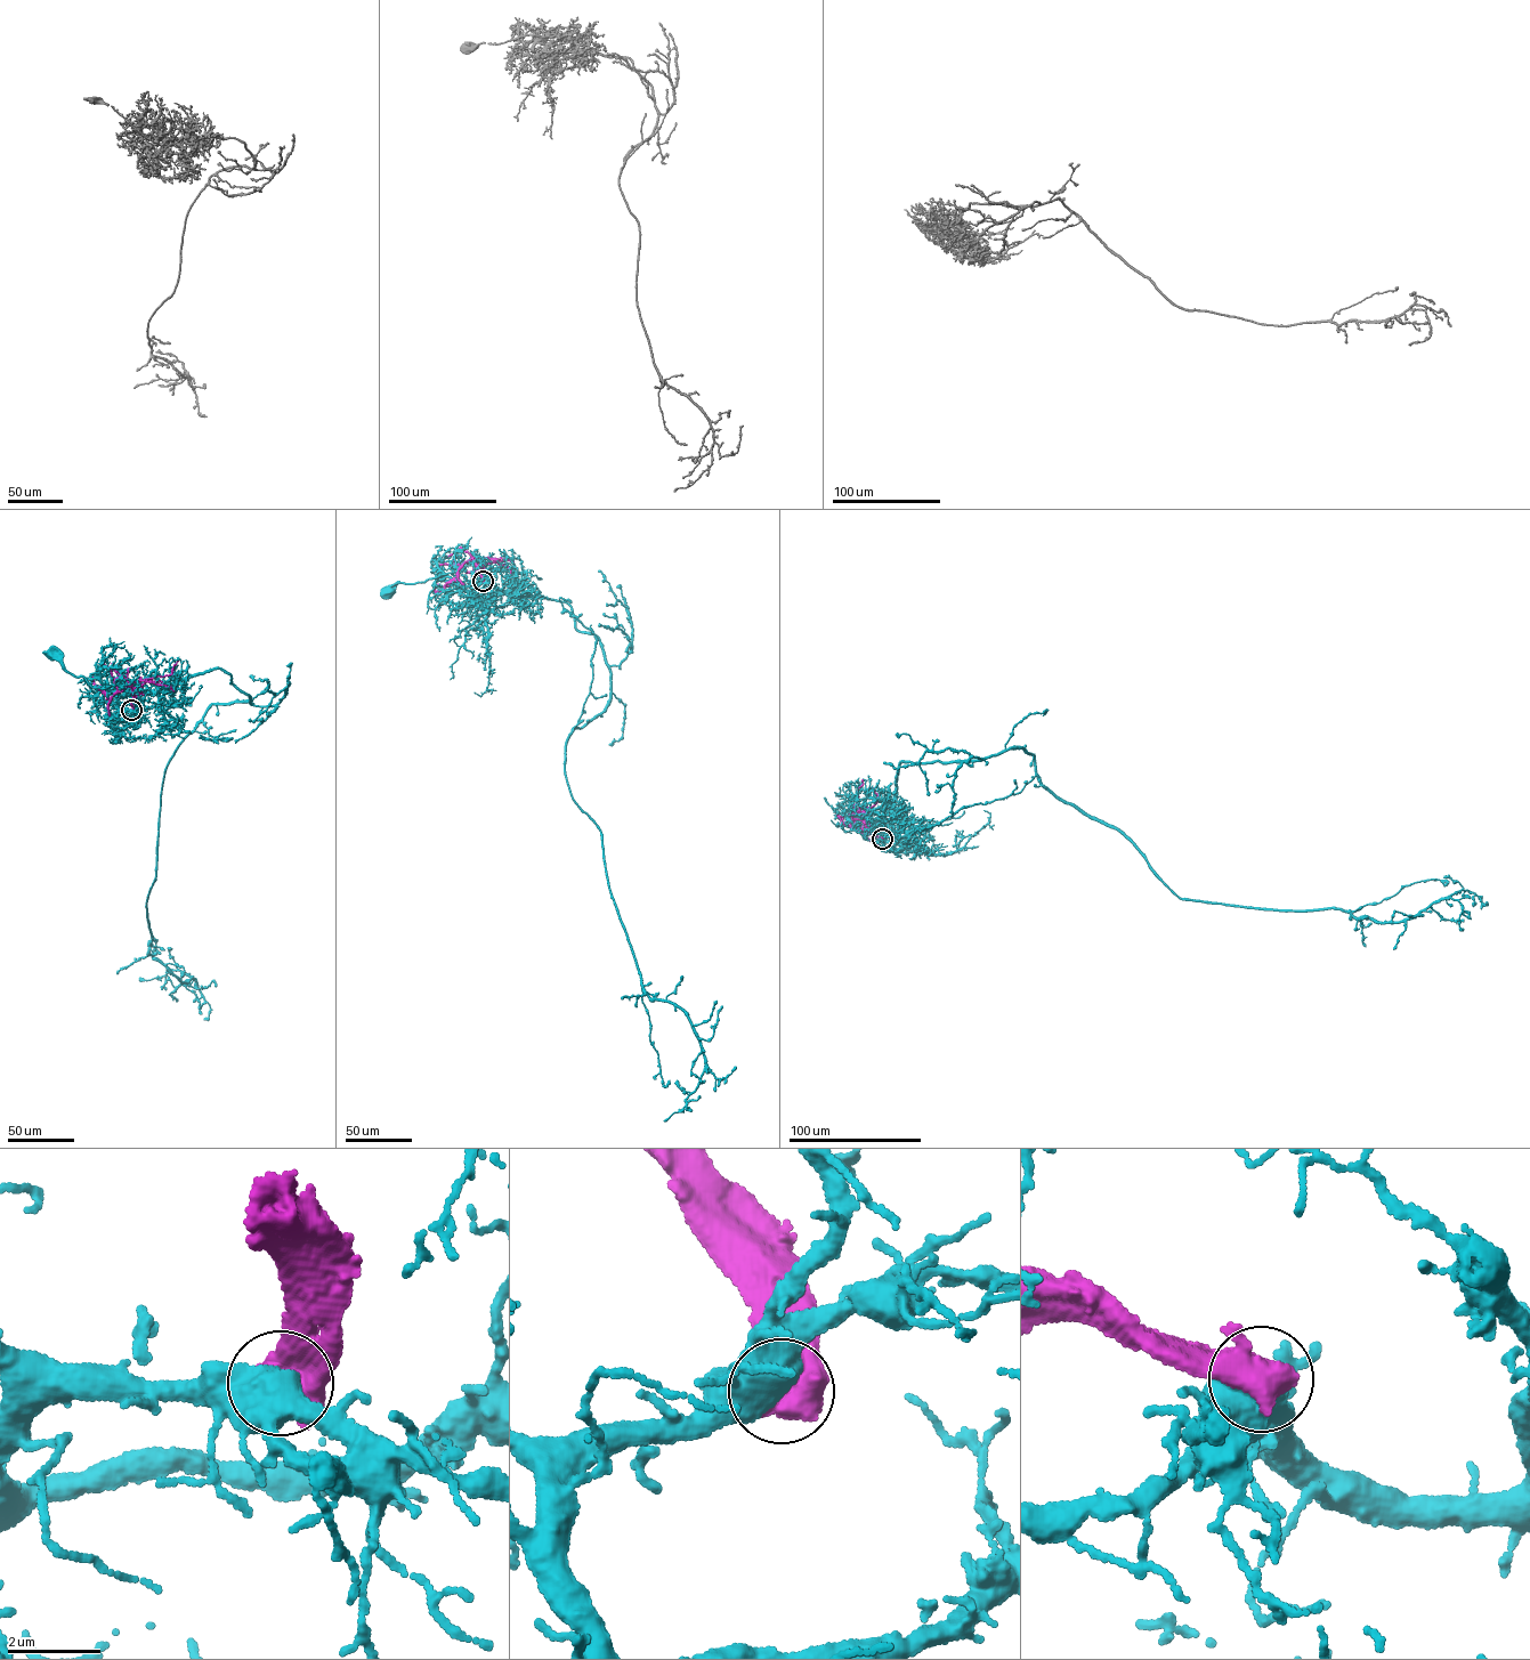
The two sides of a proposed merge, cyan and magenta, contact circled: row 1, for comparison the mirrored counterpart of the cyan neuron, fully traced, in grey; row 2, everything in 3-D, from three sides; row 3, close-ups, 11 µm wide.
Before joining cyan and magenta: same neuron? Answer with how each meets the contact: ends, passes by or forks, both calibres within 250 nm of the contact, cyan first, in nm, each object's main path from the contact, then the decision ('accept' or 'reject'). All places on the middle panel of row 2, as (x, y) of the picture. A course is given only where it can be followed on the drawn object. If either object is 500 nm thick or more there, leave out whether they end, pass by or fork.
850/850 nm | cyan via (483, 581), (475, 591), (468, 591), (488, 596), (462, 585), (451, 573), (424, 582), (397, 583), (390, 593) | magenta via (483, 581), (480, 566), (472, 558), (463, 564), (440, 591), (435, 590), (439, 584) | reject

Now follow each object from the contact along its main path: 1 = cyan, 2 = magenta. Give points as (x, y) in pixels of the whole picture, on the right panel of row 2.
1: (882, 839), (890, 841), (887, 830), (891, 814), (885, 811), (864, 835), (865, 827), (857, 822), (864, 815)
2: (882, 839), (874, 836), (861, 820), (853, 818), (858, 832), (871, 840), (879, 825), (867, 816)

